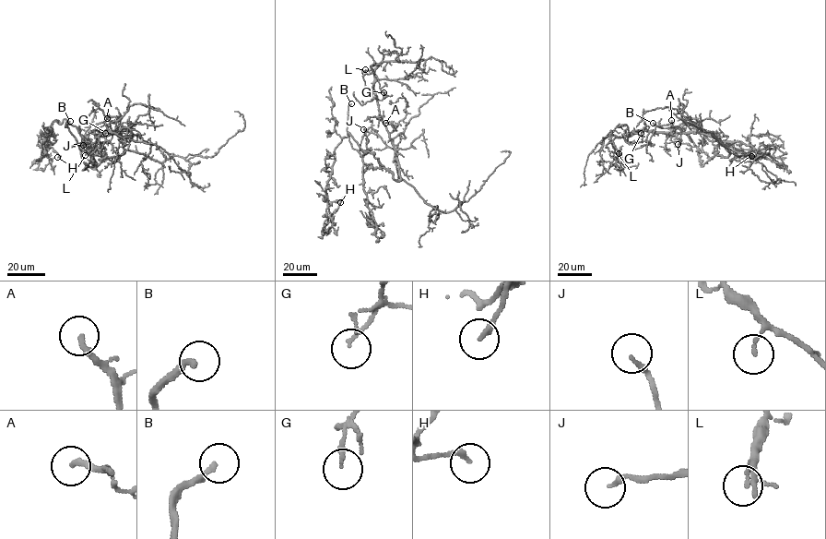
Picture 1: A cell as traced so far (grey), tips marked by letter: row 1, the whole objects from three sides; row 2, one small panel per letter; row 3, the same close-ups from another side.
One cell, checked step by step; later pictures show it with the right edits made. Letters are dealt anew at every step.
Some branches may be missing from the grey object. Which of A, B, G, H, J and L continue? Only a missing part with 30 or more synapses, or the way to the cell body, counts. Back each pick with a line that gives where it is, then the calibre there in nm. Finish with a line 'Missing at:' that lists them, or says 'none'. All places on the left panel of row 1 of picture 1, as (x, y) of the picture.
A: (107, 118) | 240 nm
B: (70, 121) | 240 nm
Missing at: A, B

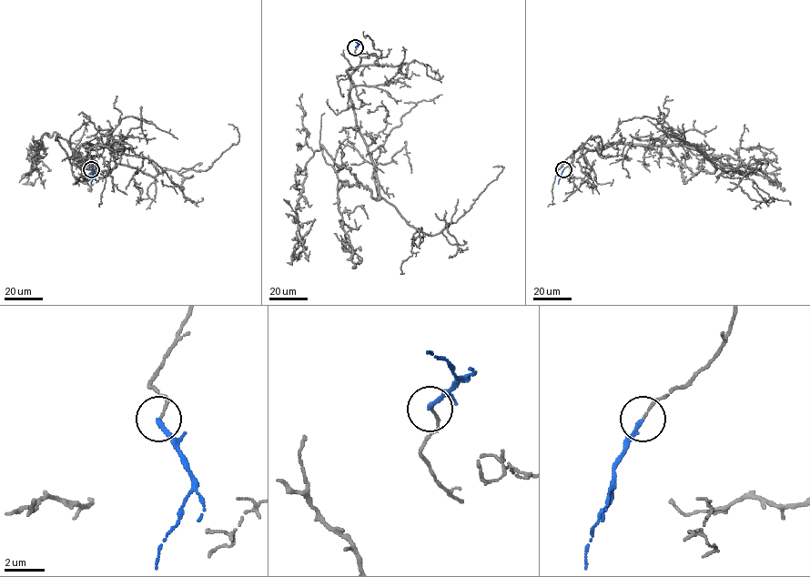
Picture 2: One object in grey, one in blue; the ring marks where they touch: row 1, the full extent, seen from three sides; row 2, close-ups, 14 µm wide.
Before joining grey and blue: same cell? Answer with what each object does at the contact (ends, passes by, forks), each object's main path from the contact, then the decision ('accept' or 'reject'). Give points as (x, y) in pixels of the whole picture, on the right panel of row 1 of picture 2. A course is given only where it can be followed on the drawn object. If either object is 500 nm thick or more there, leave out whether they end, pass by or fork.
grey ends there; blue ends there; grey runs (563, 169), (580, 146), (684, 145), (663, 120), (734, 167), (776, 158), (741, 147); blue runs (563, 169), (558, 184); accept

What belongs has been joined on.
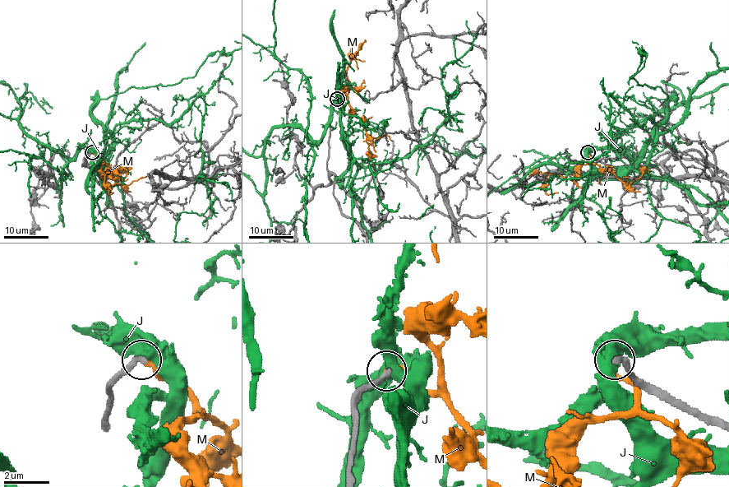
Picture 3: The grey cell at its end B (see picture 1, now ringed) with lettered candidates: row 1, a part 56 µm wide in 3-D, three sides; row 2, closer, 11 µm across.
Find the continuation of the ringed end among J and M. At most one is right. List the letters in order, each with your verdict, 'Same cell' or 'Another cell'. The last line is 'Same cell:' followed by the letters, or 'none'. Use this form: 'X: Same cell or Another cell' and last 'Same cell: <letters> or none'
J: Another cell
M: Same cell
Same cell: M

